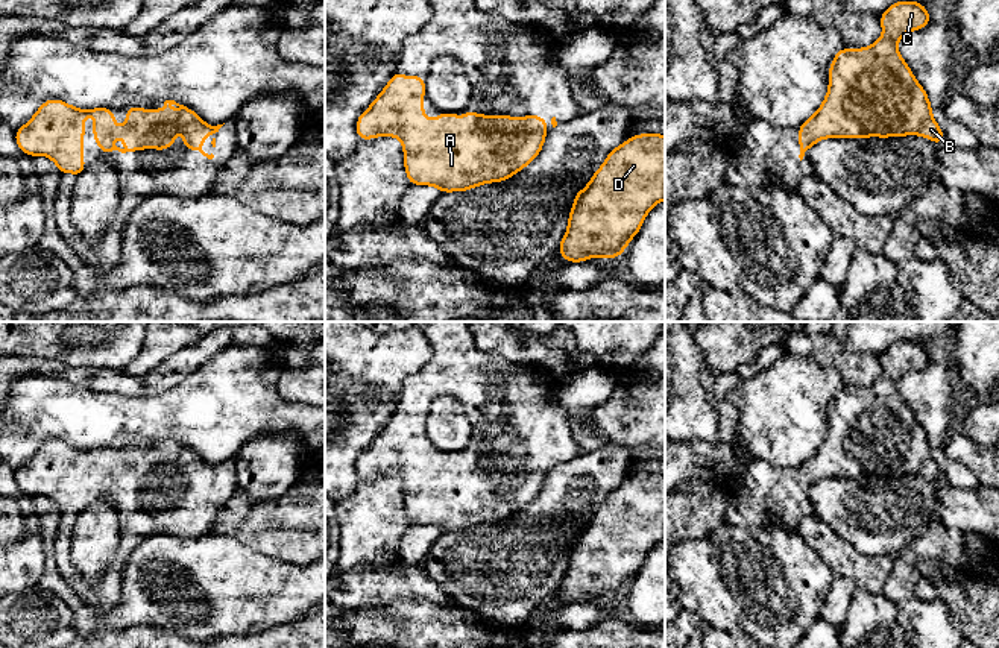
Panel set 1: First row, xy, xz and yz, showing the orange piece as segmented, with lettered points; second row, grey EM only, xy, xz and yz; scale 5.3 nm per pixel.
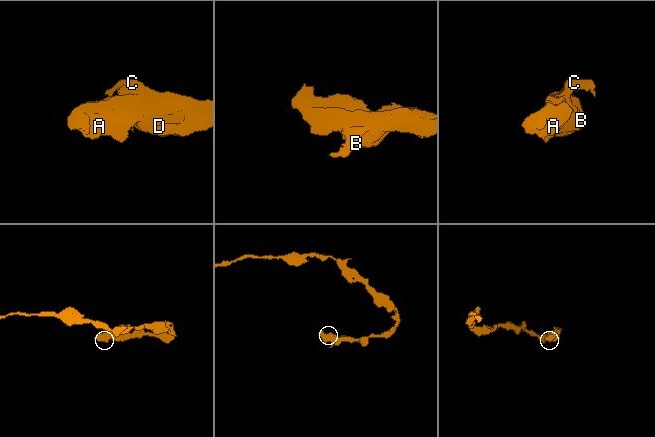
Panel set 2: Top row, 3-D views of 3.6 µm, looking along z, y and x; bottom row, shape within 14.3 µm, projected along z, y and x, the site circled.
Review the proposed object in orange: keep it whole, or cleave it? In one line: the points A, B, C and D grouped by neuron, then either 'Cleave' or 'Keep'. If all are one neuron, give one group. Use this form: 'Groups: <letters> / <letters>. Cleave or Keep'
Groups: A B C D. Keep

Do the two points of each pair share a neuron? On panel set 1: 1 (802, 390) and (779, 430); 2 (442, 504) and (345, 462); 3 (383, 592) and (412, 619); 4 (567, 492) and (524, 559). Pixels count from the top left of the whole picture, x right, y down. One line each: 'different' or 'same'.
1: same
2: different
3: different
4: same

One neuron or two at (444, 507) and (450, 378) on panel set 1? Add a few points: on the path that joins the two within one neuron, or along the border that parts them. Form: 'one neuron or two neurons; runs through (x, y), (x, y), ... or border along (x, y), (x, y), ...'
one neuron; runs through (418, 474), (410, 466), (410, 413), (416, 404)

